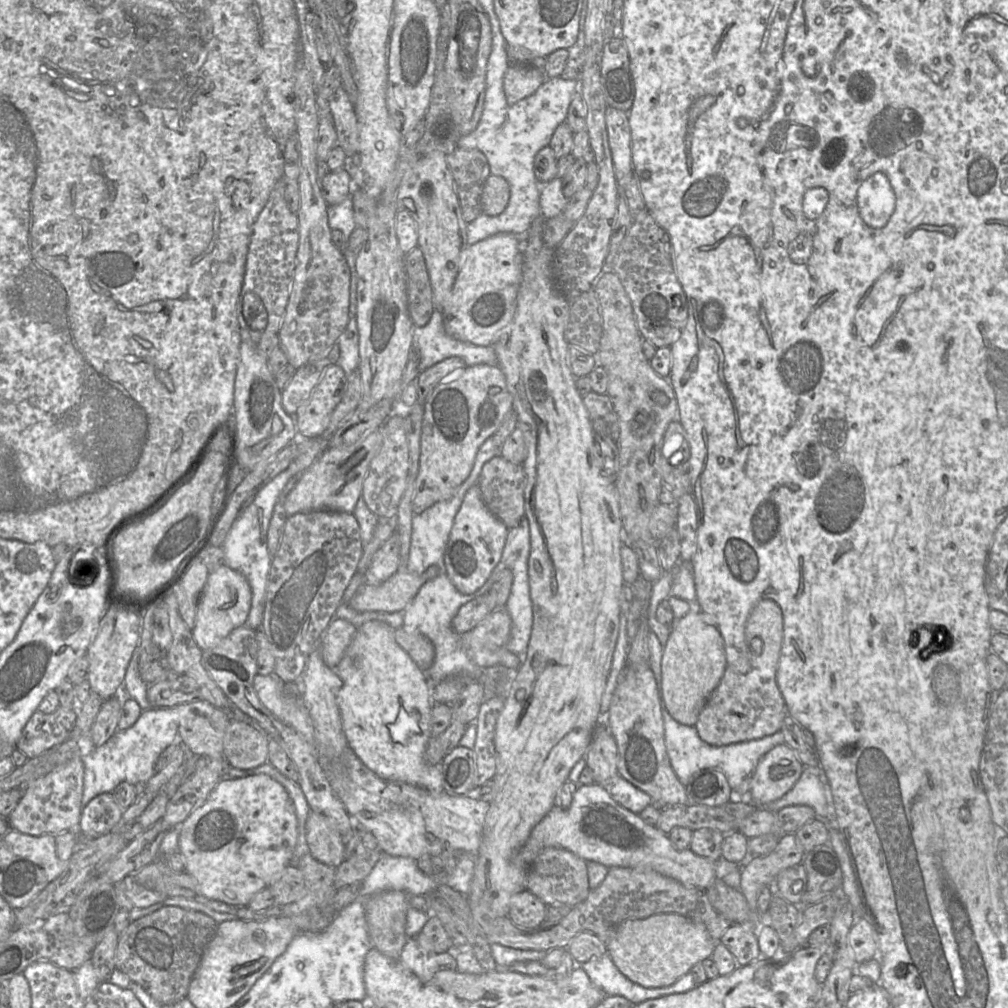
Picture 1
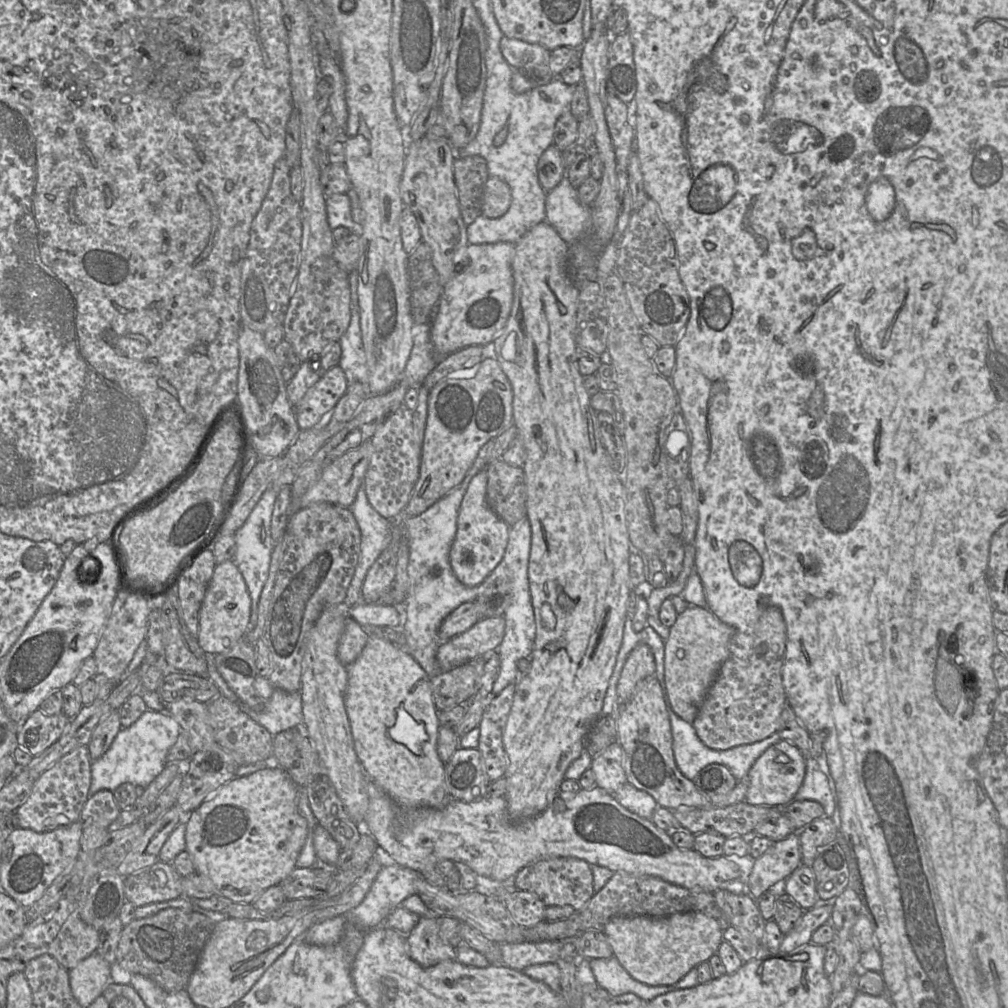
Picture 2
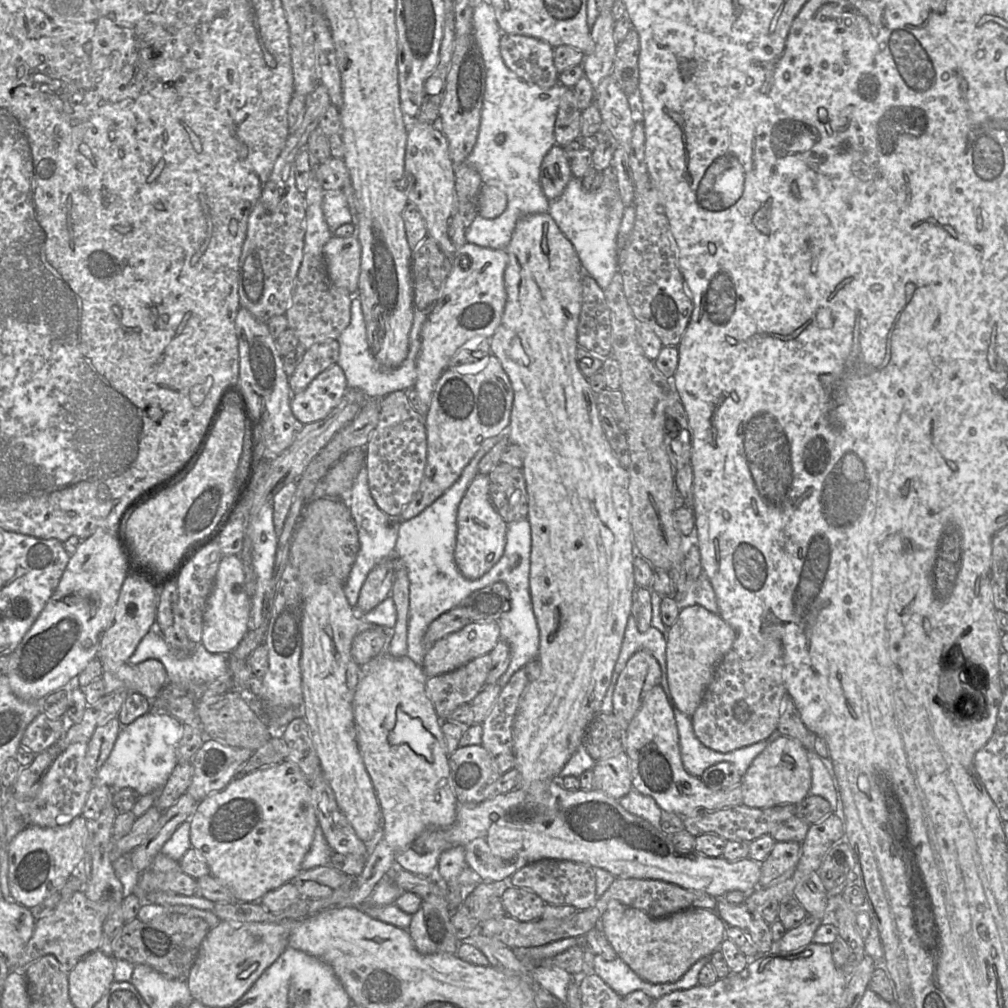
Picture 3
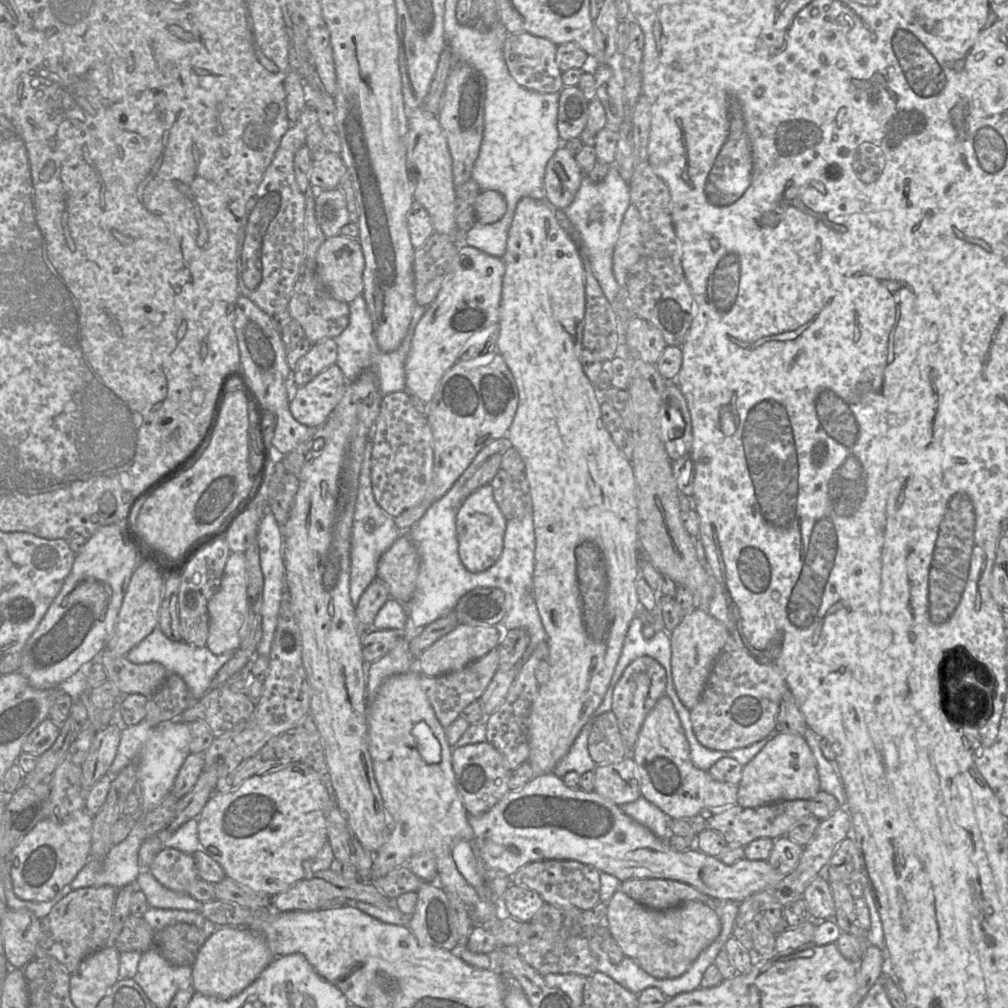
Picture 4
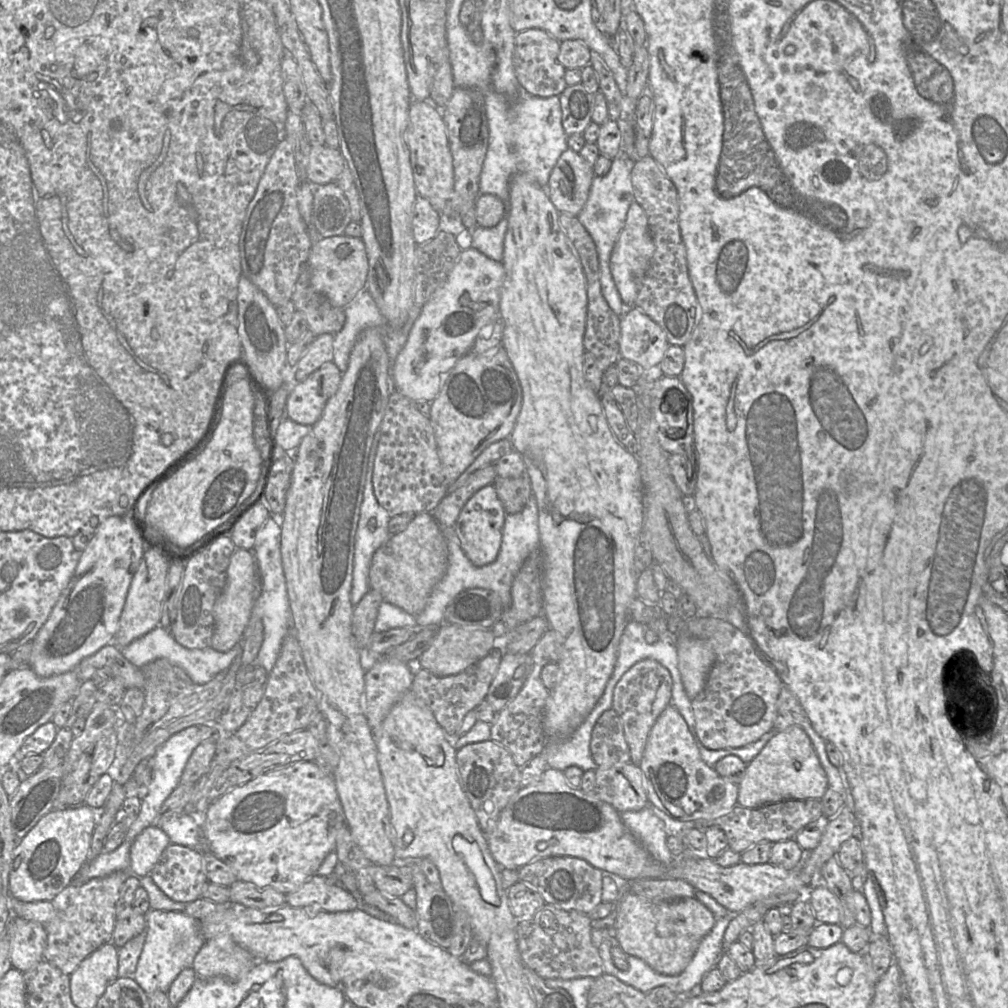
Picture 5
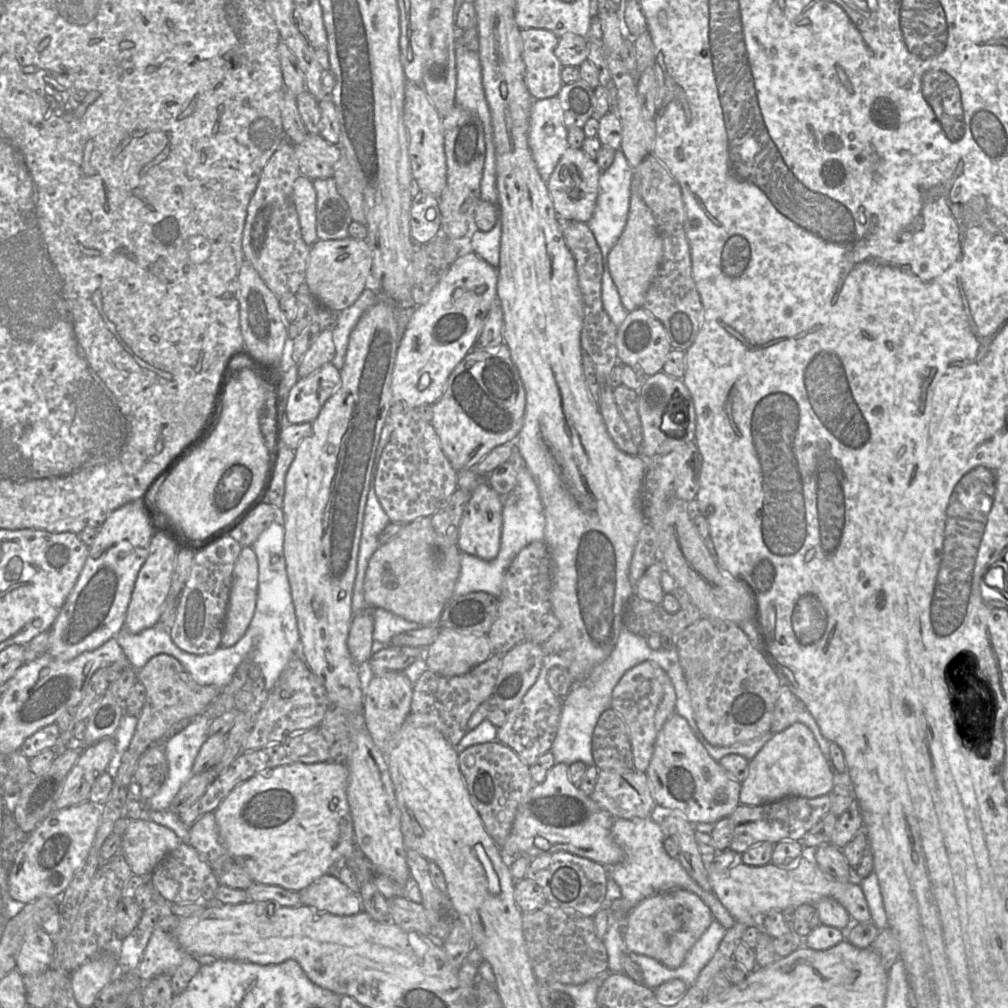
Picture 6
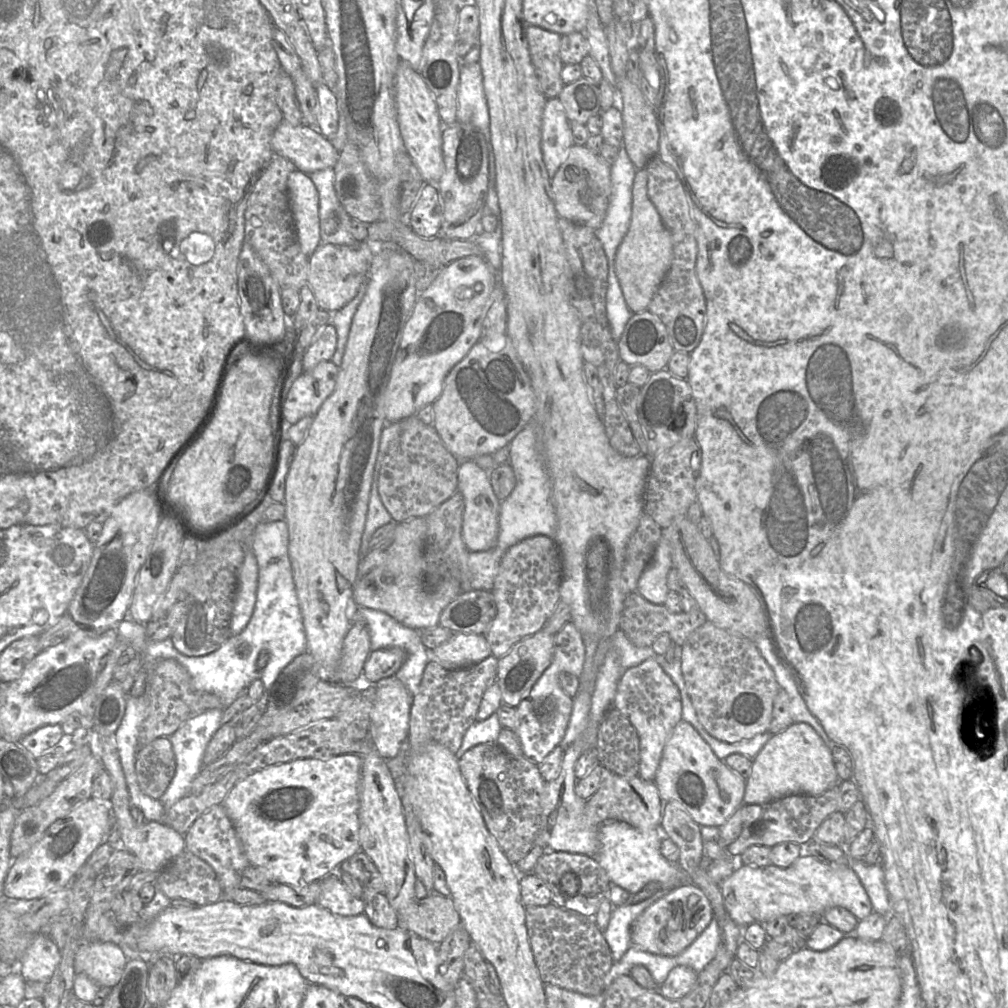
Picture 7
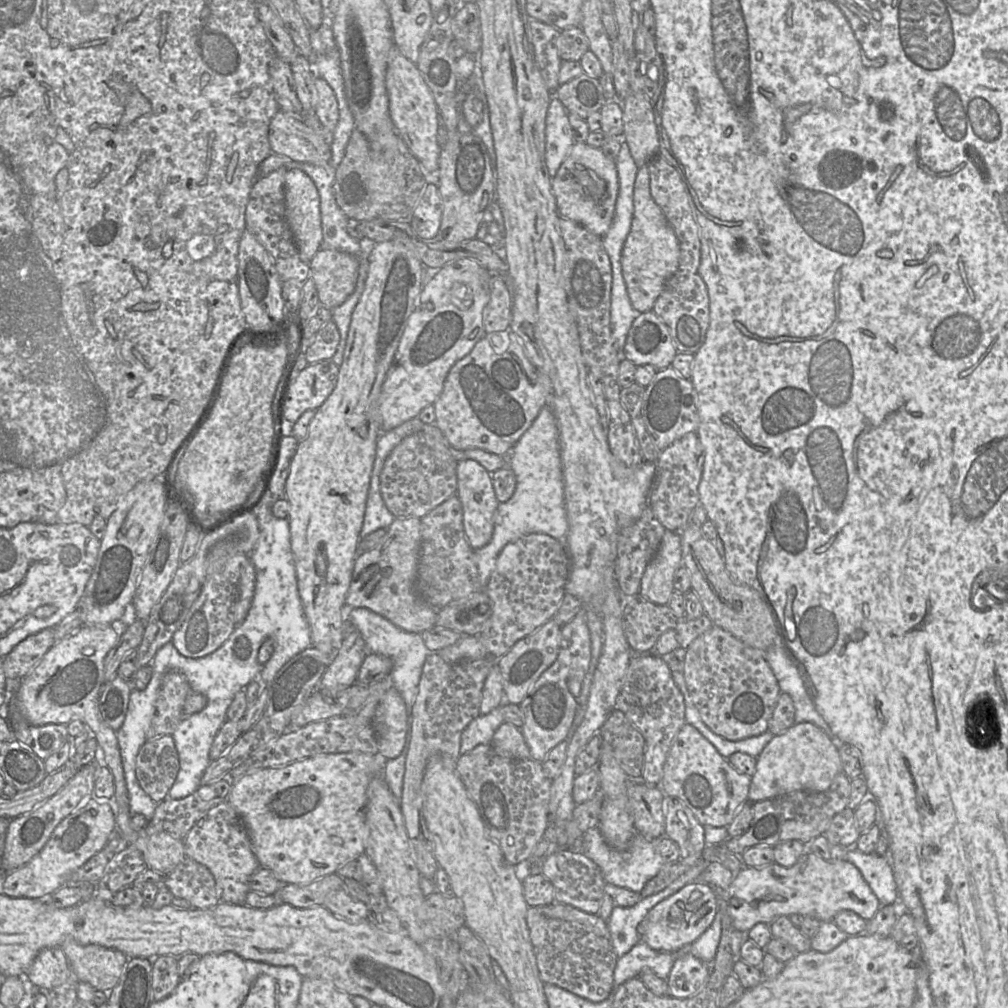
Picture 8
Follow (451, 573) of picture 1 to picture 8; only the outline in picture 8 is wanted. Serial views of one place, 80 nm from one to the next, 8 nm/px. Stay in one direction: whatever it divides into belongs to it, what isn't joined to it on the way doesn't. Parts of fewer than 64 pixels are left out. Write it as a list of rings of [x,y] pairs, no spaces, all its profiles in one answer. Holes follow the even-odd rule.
[[[475,460],[459,461],[456,495],[462,504],[464,532],[470,546],[474,550],[484,547],[492,538],[495,513],[499,504],[493,488],[491,473]]]

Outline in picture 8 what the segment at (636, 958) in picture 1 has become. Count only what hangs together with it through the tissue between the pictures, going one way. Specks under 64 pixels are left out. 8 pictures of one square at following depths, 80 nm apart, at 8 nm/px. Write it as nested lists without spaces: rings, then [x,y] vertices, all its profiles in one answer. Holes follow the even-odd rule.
[[[695,881],[656,904],[638,925],[640,940],[659,952],[675,952],[696,941],[712,924],[717,913],[718,892],[711,885]]]

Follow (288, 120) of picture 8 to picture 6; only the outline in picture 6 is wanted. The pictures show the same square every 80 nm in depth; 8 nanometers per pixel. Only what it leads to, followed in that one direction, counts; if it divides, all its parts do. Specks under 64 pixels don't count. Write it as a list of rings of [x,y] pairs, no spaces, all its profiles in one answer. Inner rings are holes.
[[[308,134],[306,139],[294,145],[301,175],[315,179],[331,178],[341,151],[337,145],[327,142],[320,134]]]

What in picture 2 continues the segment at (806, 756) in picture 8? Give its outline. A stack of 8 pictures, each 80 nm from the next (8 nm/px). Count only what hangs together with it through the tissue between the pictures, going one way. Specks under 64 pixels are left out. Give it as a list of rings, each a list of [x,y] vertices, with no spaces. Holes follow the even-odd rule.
[[[781,739],[768,747],[755,761],[747,775],[747,793],[744,801],[751,805],[784,807],[793,801],[803,783],[806,759],[791,742]]]

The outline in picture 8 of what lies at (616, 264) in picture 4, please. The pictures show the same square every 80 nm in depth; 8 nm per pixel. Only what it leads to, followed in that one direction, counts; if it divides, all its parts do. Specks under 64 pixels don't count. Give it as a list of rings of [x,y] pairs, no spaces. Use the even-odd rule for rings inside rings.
[[[647,166],[639,168],[633,192],[633,218],[621,254],[622,275],[633,308],[640,313],[653,309],[667,280],[678,266],[678,240],[674,230],[650,193]]]

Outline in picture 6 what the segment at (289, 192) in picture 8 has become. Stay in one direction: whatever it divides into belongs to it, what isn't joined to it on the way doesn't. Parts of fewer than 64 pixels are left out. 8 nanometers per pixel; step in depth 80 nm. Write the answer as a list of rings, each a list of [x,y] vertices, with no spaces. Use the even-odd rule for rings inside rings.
[[[300,175],[293,185],[293,199],[304,242],[311,247],[317,240],[316,190],[313,180]]]

